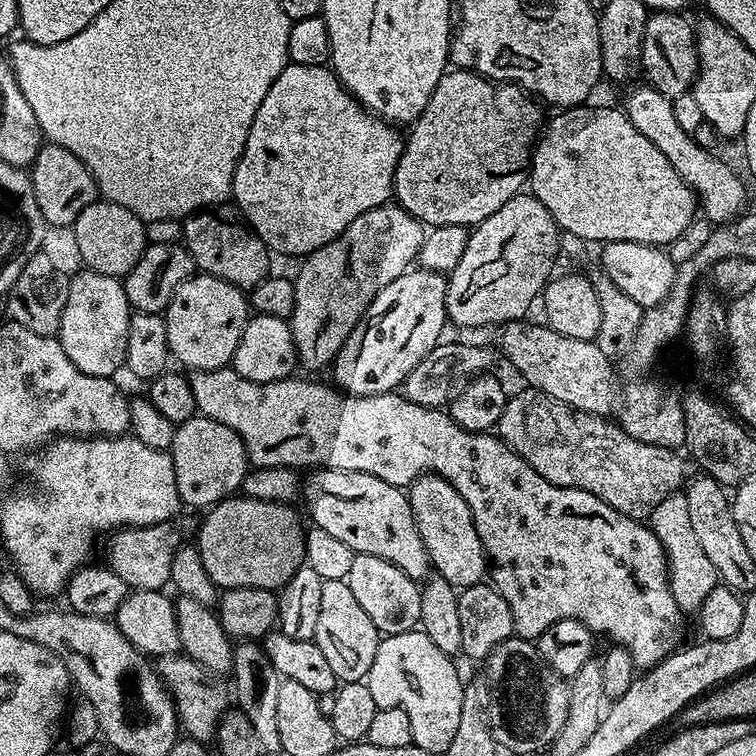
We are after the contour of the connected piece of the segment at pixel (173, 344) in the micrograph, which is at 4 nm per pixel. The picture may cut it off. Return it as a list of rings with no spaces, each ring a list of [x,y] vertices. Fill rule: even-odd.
[[[193,274],[178,290],[174,290],[174,298],[170,298],[168,307],[162,313],[166,322],[166,342],[173,361],[176,360],[188,370],[214,370],[231,365],[232,355],[242,338],[242,330],[250,315],[250,304],[245,293],[222,278],[214,278],[203,274]]]

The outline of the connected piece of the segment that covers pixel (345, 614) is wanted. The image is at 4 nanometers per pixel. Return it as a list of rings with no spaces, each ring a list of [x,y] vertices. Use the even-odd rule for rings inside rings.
[[[324,580],[315,641],[330,670],[334,670],[337,681],[349,684],[364,680],[370,666],[374,666],[374,654],[378,654],[381,639],[382,633],[374,626],[374,622],[370,622],[362,605],[354,599],[347,580]]]

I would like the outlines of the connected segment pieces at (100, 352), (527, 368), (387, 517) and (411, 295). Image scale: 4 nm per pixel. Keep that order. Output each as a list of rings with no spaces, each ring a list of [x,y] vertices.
[[[80,270],[68,281],[68,297],[66,298],[66,310],[62,310],[62,322],[58,339],[62,350],[70,357],[70,362],[82,370],[82,374],[94,374],[95,376],[115,377],[116,371],[124,368],[126,358],[126,334],[130,330],[130,318],[133,309],[128,306],[126,290],[123,283],[115,276],[98,274],[91,270]]]
[[[513,320],[499,329],[500,348],[505,358],[520,371],[521,378],[525,380],[523,383],[580,412],[611,417],[611,412],[615,413],[622,404],[622,380],[616,377],[599,343],[596,340],[566,338],[566,334],[558,334],[543,323],[528,323]]]
[[[317,468],[307,476],[302,484],[302,500],[304,496],[315,527],[346,542],[354,553],[377,556],[398,566],[411,580],[420,582],[429,575],[426,546],[422,546],[422,534],[418,534],[414,510],[410,510],[408,494],[403,487],[382,482],[382,478],[374,478],[374,474],[354,470]]]
[[[416,266],[394,278],[394,282],[370,302],[354,330],[350,330],[350,338],[346,338],[342,350],[332,361],[330,373],[335,387],[350,396],[397,391],[418,362],[441,343],[444,324],[449,323],[447,293],[448,282],[442,272]]]

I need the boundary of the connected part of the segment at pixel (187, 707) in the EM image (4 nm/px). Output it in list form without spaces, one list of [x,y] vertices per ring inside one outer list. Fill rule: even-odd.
[[[183,654],[161,656],[155,661],[154,667],[164,681],[165,688],[172,694],[181,729],[195,740],[211,741],[224,719],[225,712],[230,708],[230,692],[226,684],[224,689],[224,684],[220,681],[223,679],[217,678],[203,664],[194,662]]]

